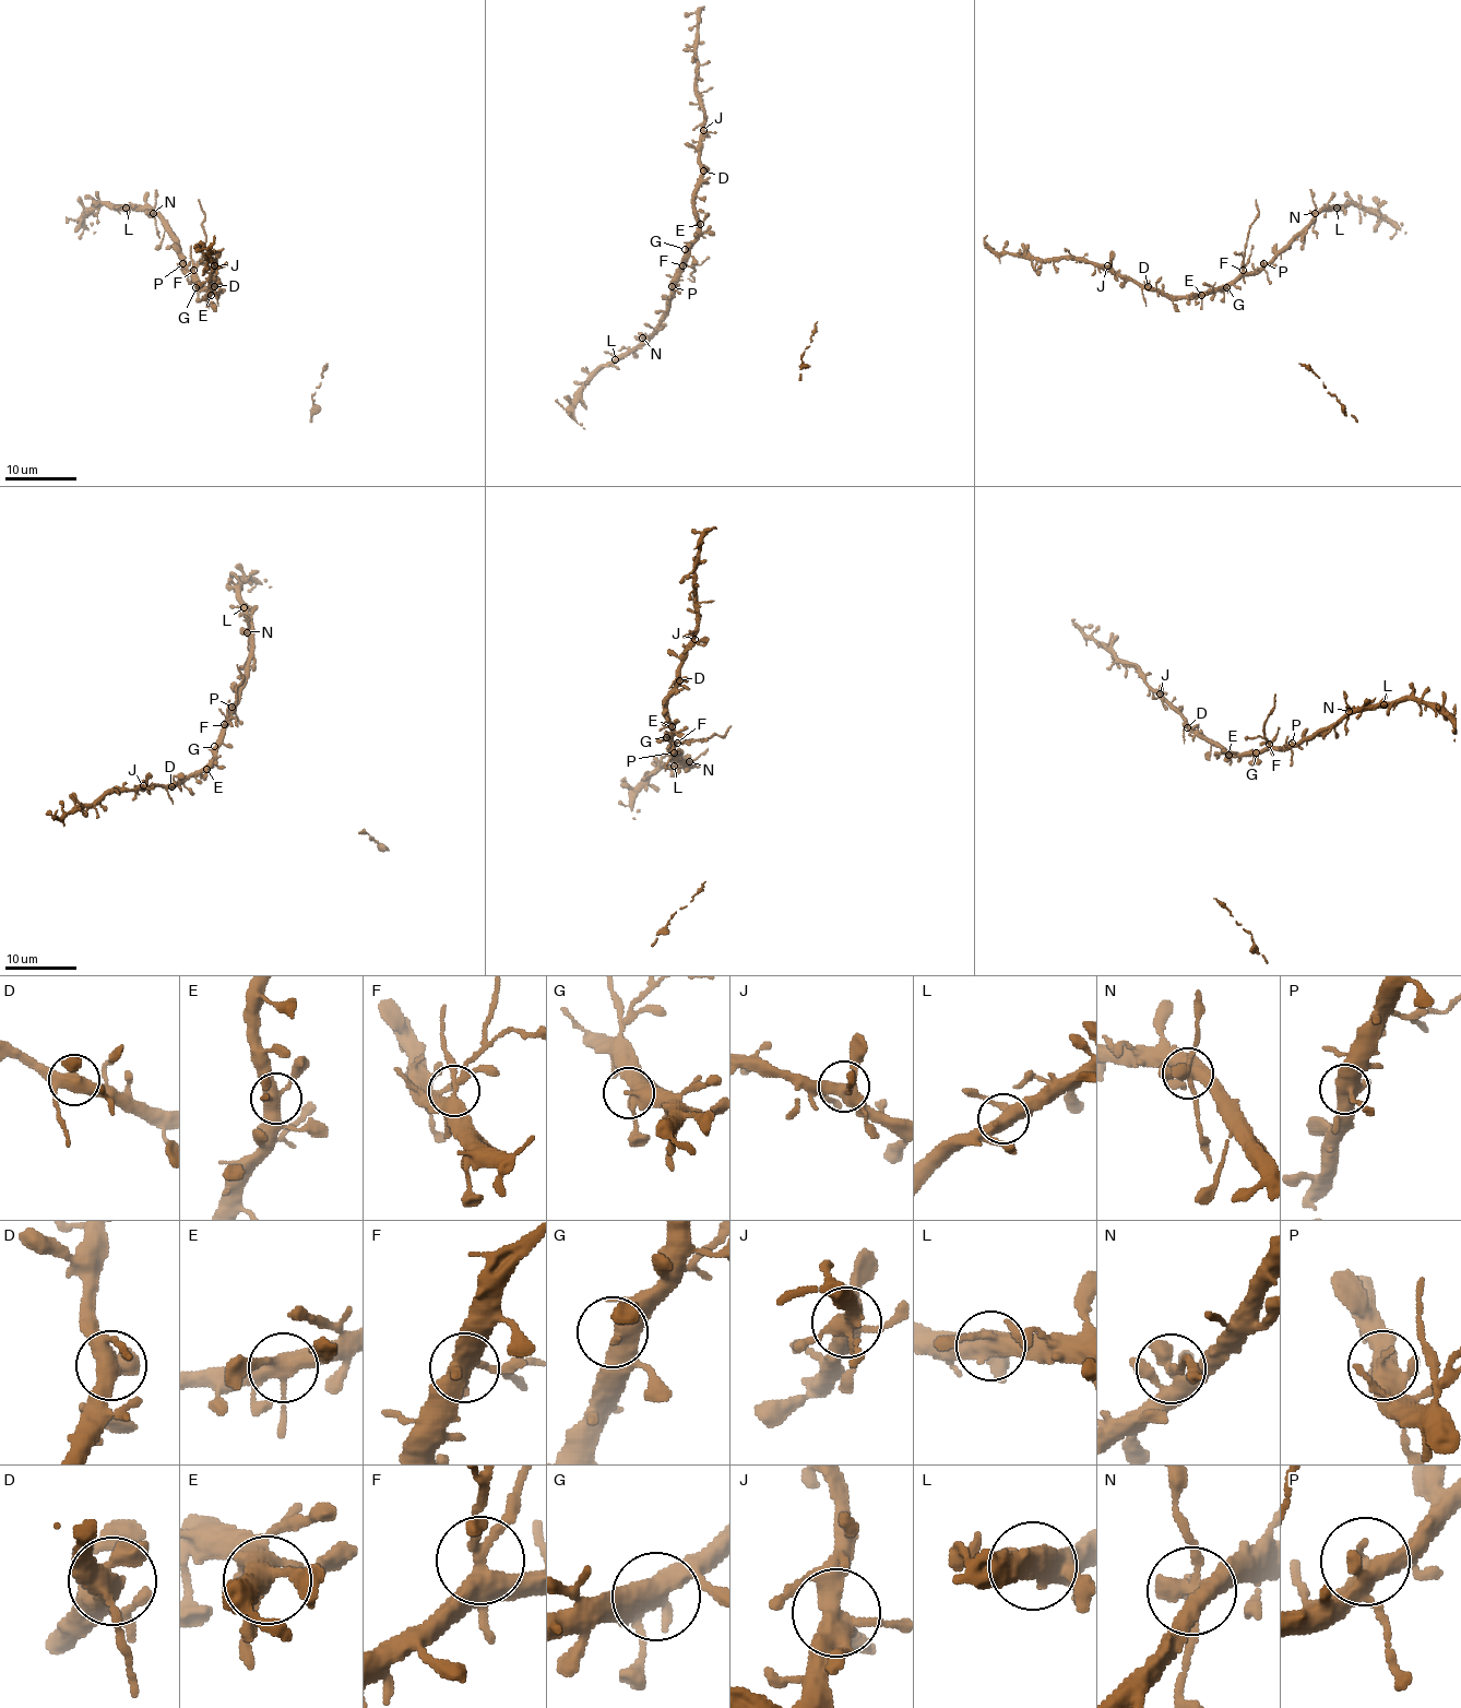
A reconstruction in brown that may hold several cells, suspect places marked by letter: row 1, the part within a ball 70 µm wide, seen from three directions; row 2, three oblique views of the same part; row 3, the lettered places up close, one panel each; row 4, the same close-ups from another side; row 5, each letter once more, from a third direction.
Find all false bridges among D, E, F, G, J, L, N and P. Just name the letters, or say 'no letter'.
F, N

